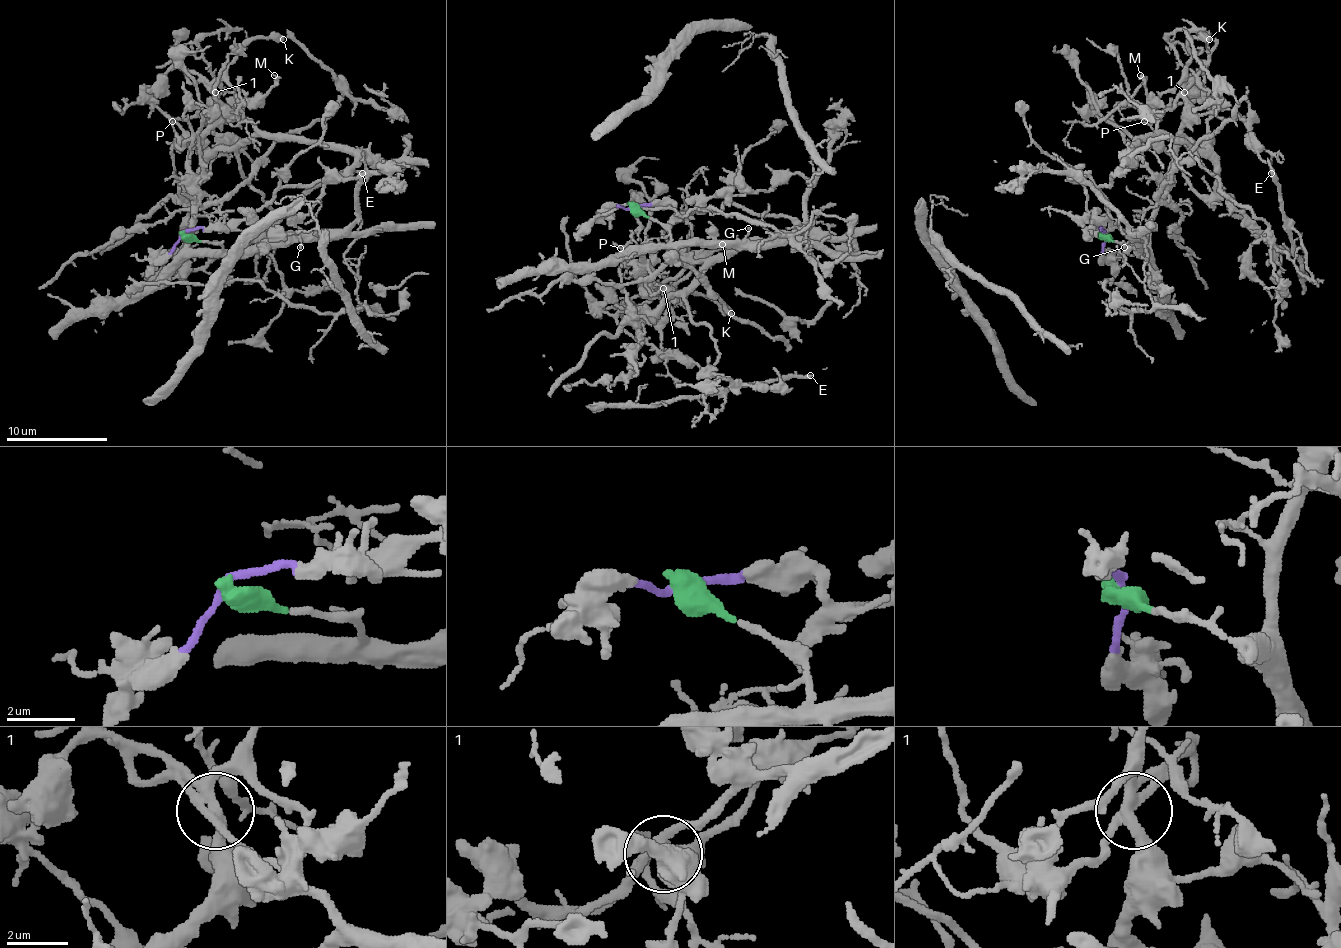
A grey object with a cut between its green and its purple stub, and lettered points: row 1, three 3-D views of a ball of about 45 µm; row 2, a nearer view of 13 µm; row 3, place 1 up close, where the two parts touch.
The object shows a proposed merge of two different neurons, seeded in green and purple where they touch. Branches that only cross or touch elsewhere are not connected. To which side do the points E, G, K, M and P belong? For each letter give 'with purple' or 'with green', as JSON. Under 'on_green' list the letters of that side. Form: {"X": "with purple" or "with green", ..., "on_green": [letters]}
{"E": "with purple", "G": "with green", "K": "with green", "M": "with green", "P": "with purple", "on_green": ["G", "K", "M"]}

